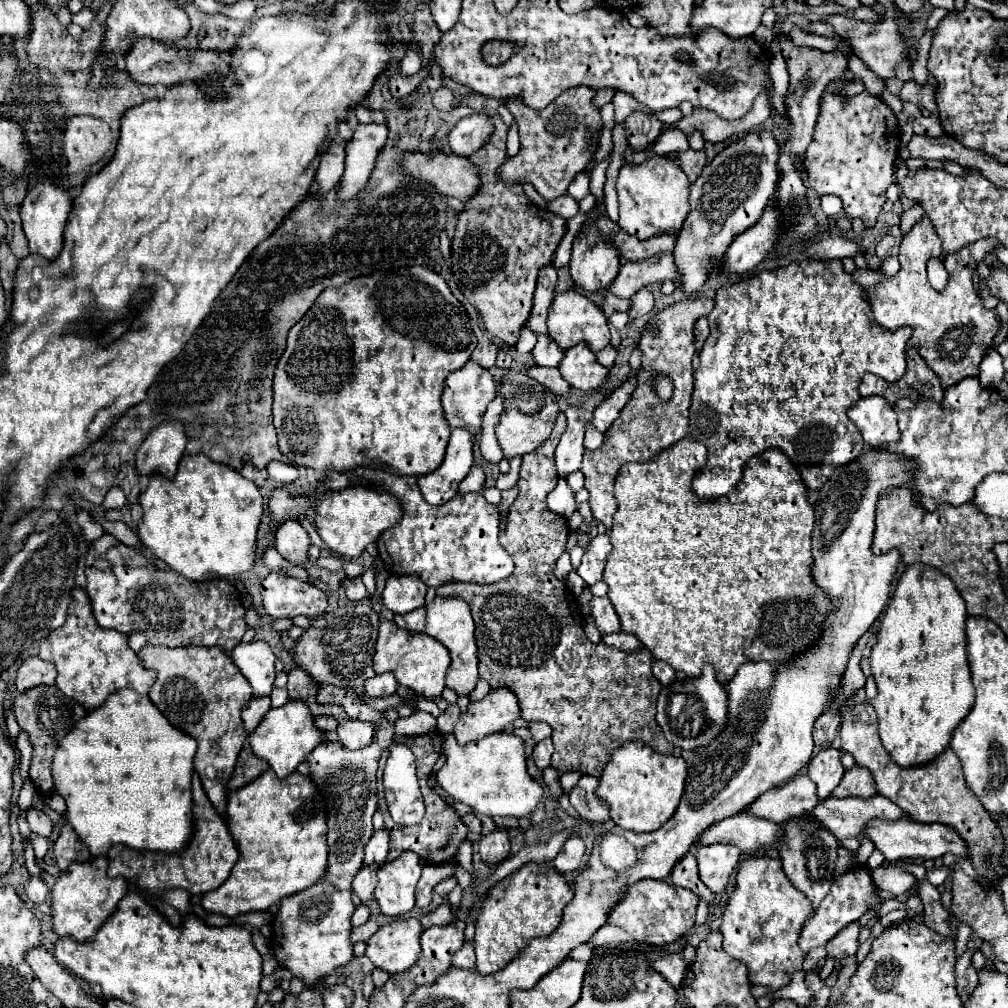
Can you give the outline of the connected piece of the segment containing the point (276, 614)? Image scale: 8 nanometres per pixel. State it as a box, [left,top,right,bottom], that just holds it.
[262,572,328,618]

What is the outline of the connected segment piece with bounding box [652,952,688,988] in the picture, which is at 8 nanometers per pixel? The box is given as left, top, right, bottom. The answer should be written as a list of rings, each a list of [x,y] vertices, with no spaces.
[[[672,952],[672,954],[666,954],[664,958],[652,962],[652,968],[658,970],[674,988],[678,988],[684,974],[686,974],[688,964],[686,964],[682,952]]]

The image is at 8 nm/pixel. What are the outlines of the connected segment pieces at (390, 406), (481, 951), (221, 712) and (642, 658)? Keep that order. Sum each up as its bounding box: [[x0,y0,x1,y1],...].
[[272,266,476,476],[476,864,574,972],[140,644,252,818],[436,412,674,778]]

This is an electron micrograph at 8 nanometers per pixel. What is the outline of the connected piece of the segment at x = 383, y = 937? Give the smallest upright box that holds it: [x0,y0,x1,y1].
[366,918,424,974]

